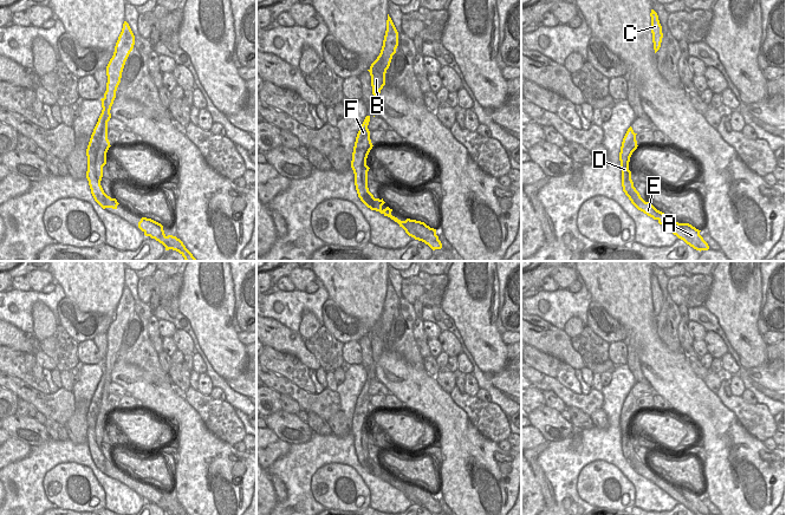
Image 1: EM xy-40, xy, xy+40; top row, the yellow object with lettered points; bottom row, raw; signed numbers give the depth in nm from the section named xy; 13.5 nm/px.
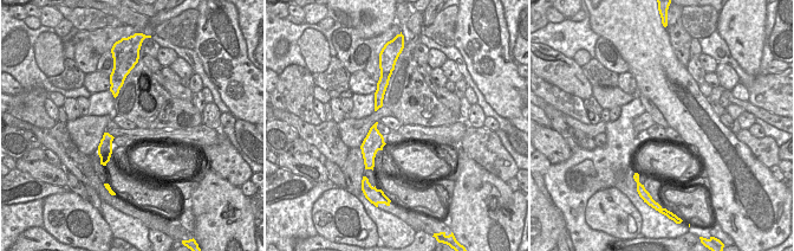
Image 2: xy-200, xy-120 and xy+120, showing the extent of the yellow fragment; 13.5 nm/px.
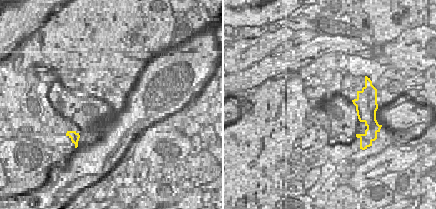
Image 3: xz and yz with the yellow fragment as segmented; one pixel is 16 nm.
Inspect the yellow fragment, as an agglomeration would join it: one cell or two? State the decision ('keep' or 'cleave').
cleave

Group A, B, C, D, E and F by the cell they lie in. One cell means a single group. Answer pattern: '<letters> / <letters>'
A D E F / B C

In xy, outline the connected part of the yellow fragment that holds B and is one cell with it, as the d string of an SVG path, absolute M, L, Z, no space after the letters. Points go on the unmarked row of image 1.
M388 279L386 295L381 318L368 334L371 340L372 359L375 363L379 360L381 354L385 350L385 338L390 331L392 320L396 318L397 311L398 311L398 296L391 282Z

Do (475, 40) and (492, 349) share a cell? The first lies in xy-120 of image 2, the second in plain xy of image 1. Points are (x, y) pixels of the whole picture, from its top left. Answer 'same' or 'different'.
same

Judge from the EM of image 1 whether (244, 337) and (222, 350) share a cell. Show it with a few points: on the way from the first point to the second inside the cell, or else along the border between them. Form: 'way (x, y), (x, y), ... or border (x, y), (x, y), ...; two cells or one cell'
border (236, 334), (244, 345); two cells

